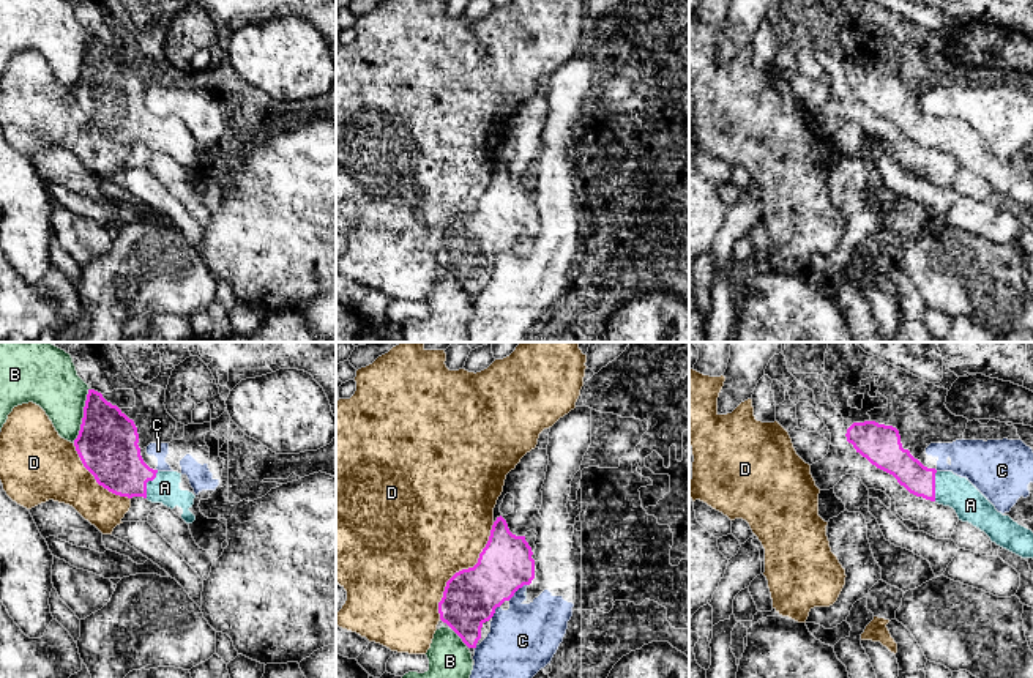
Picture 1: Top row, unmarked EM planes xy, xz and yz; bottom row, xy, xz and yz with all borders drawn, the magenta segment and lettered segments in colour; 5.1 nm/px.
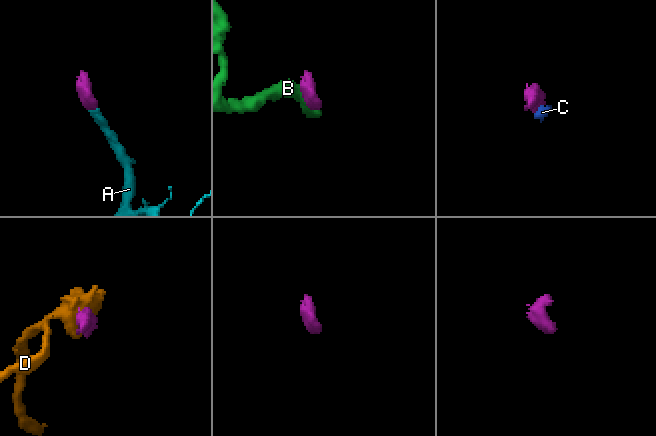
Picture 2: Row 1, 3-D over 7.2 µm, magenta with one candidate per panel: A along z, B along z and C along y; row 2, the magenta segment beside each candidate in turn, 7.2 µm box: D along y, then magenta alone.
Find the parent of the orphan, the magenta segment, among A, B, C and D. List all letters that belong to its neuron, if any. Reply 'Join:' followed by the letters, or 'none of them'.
Join: A

